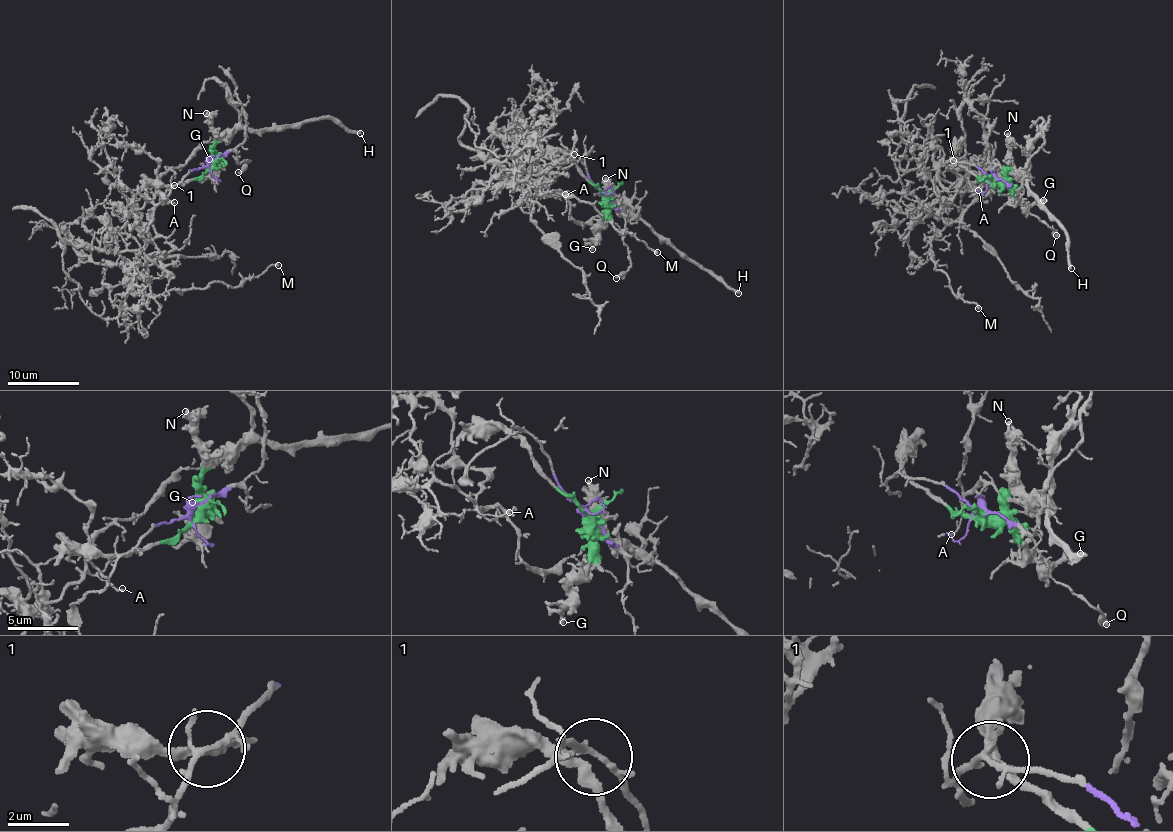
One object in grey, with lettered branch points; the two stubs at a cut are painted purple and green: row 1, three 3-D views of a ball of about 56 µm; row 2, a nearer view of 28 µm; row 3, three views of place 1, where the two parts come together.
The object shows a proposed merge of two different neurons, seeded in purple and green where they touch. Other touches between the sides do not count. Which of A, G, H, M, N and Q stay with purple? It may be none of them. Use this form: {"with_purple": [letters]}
{"with_purple": ["A", "M", "Q"]}

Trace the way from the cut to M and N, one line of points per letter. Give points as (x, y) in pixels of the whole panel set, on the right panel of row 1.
M: (993, 179), (945, 163), (961, 185), (931, 207), (945, 226), (930, 259), (978, 309)
N: (993, 179), (1002, 179), (1007, 169), (1006, 132)

